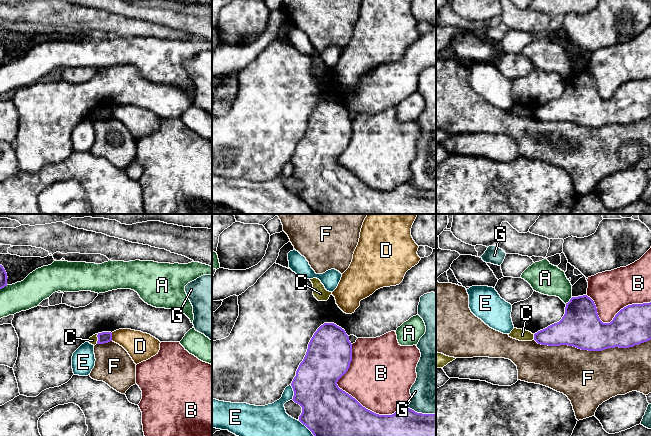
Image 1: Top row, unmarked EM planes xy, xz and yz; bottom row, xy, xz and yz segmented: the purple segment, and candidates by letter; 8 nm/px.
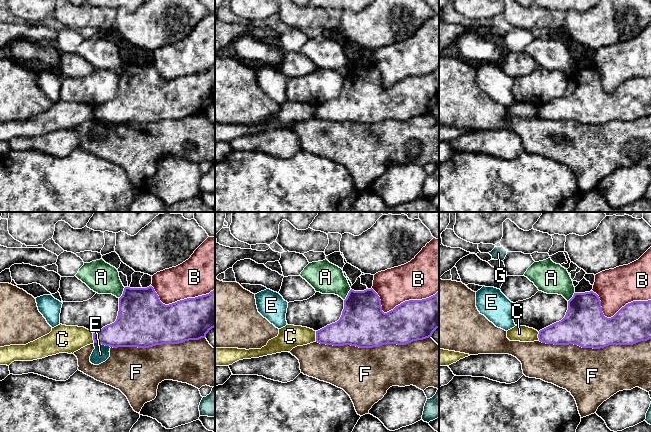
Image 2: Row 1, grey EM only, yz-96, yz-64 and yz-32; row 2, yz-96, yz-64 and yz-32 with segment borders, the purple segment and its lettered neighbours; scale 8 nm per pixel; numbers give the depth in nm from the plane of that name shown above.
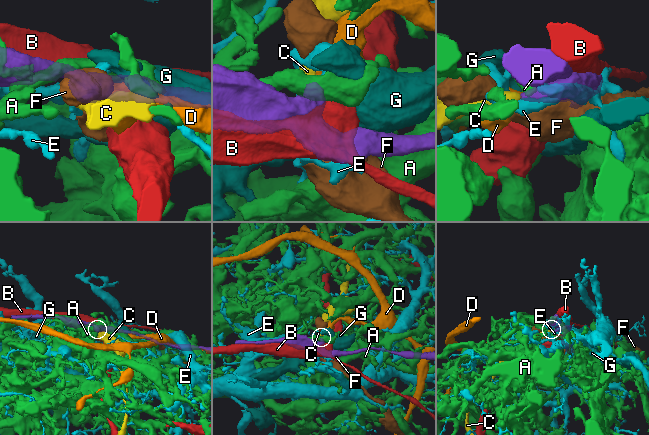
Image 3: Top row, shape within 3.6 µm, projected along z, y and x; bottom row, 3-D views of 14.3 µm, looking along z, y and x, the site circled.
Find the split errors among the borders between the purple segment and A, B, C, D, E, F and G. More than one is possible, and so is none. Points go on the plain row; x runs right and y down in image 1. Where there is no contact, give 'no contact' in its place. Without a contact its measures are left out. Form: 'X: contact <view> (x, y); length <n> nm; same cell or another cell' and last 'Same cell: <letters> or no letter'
A: contact yz (569, 77); length 80 nm; another cell
B: contact xz (350, 171); length 700 nm; another cell
C: contact xy (98, 115); length 80 nm; another cell
D: contact xy (111, 113); length 60 nm; another cell
E: contact xz (294, 168); length 120 nm; another cell
F: contact yz (592, 126); length 950 nm; another cell
G: contact xz (421, 189); length 240 nm; another cell
Same cell: no letter

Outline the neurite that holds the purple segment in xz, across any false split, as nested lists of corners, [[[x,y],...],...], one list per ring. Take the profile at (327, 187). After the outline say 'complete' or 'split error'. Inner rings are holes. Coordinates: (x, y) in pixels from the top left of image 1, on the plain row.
[[[324,99],[321,101],[311,114],[308,120],[306,131],[303,137],[300,139],[296,147],[296,152],[291,159],[294,167],[292,176],[302,183],[302,189],[299,192],[299,197],[312,208],[314,214],[436,214],[436,190],[417,189],[408,183],[403,183],[392,191],[379,191],[366,185],[355,174],[340,165],[337,161],[337,158],[348,147],[351,137],[352,120],[349,117],[349,112],[346,110],[345,106],[334,99]]]; complete

